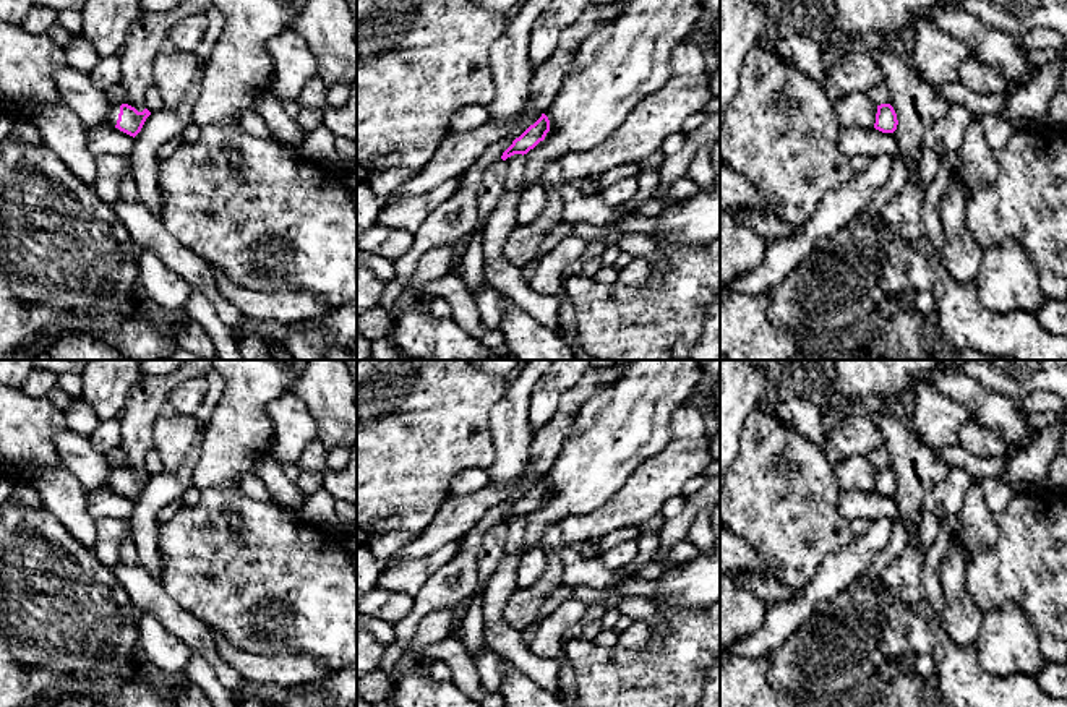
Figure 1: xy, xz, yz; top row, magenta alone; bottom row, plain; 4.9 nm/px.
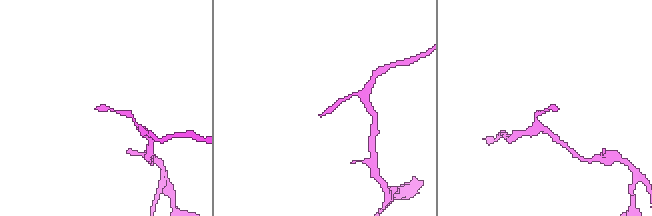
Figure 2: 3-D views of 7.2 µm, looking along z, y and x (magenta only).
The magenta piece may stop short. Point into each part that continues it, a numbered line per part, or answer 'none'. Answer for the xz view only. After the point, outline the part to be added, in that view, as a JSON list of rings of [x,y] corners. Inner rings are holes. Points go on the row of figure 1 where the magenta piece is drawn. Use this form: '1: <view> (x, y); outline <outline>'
none

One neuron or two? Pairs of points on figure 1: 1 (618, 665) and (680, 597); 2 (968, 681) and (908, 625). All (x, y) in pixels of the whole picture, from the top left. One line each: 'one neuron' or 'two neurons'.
1: two neurons
2: one neuron

